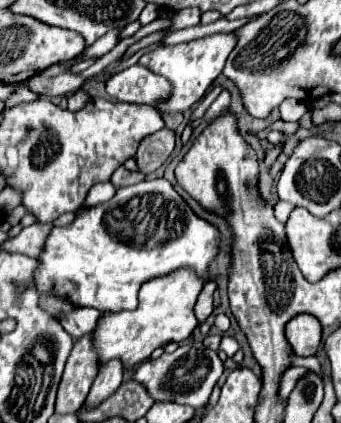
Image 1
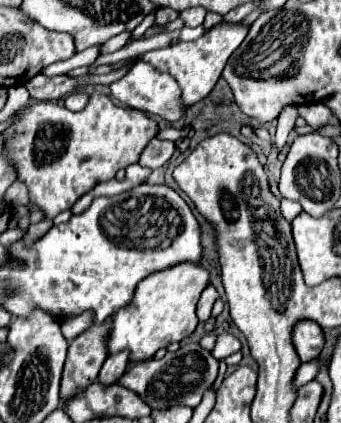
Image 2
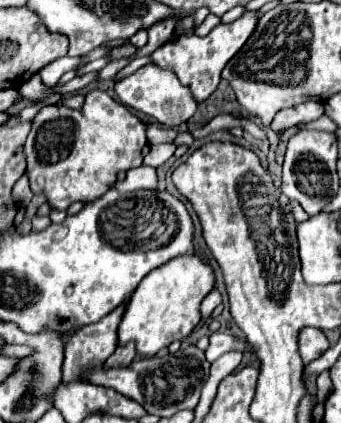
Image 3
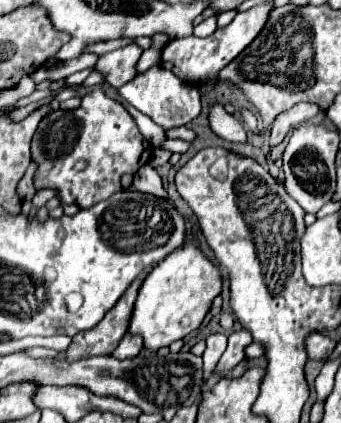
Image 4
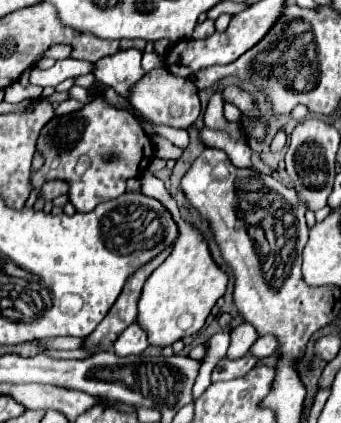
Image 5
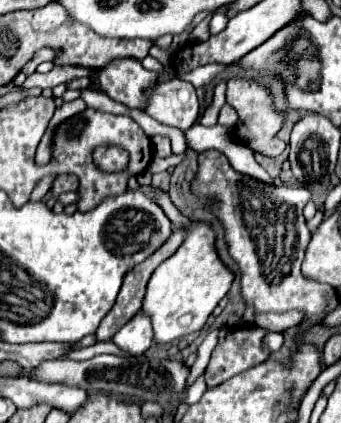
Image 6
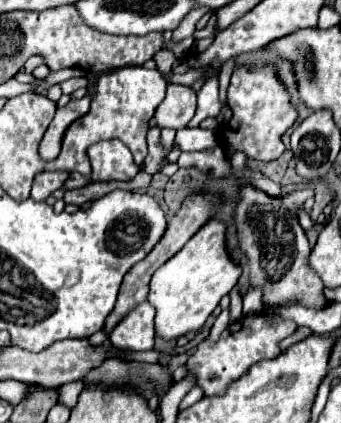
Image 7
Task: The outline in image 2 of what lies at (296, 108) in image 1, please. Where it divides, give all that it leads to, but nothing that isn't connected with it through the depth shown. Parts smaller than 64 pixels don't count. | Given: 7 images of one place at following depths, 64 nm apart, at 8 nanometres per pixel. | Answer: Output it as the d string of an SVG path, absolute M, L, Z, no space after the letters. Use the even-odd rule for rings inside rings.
M284 106L280 116L278 116L278 130L276 130L276 150L282 150L282 146L286 144L286 138L290 134L290 130L294 128L298 118L298 108L296 106Z

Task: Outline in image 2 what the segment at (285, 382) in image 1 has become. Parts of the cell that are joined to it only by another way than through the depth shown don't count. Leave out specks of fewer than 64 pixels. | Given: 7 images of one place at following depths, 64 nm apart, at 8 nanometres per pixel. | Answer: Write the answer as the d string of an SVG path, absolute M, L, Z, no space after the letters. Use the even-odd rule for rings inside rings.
M306 362L306 364L300 364L300 368L296 370L294 374L294 380L292 380L292 386L294 388L300 388L302 384L310 382L318 372L318 362Z

